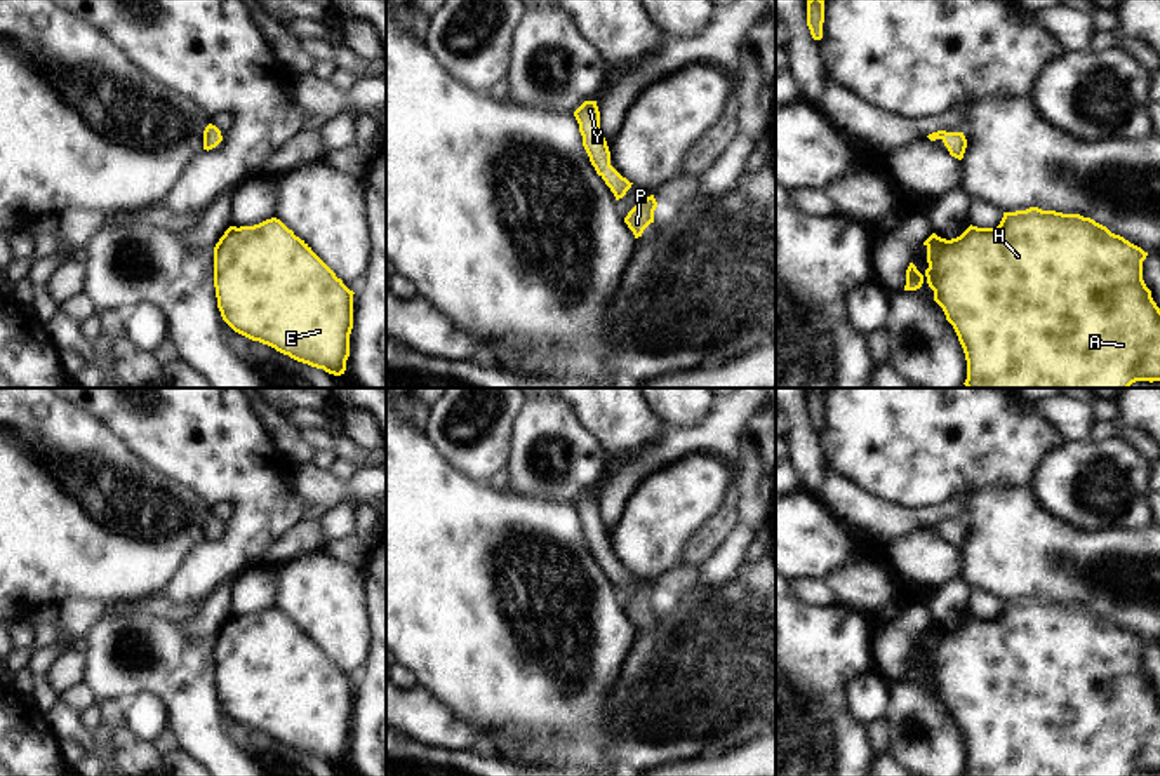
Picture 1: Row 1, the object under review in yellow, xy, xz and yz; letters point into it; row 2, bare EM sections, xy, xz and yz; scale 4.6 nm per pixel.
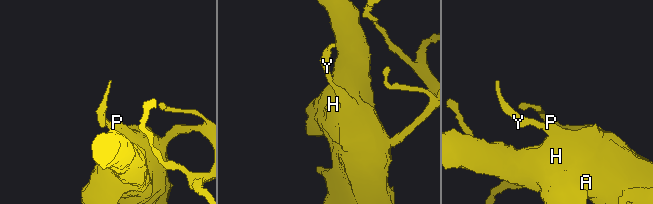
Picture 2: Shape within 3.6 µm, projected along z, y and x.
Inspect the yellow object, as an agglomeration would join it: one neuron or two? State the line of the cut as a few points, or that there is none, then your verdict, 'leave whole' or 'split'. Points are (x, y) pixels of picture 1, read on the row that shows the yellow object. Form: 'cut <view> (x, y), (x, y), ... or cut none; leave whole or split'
cut none; leave whole

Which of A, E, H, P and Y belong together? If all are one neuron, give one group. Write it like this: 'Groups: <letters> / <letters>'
Groups: A E H P Y

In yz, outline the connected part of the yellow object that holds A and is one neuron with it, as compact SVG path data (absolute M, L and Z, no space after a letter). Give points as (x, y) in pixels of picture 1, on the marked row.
M1030 207L1003 212L997 228L969 226L960 237L946 240L932 233L927 247L929 268L922 275L913 263L906 270L904 291L917 291L923 282L934 291L934 301L943 308L953 325L967 360L967 388L1129 388L1136 381L1160 381L1160 308L1143 280L1143 261L1148 252L1130 244L1106 226L1080 214L1063 214Z

